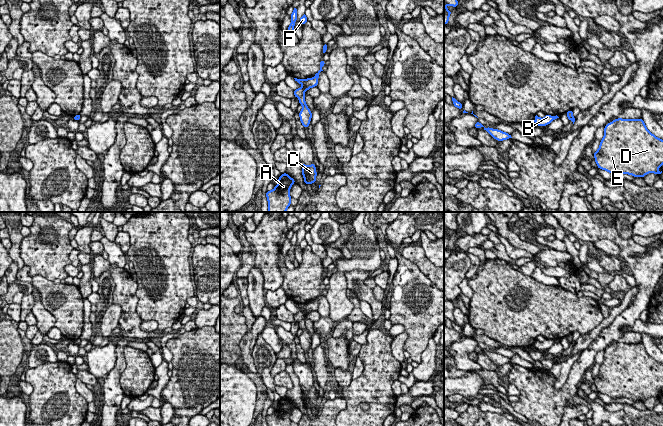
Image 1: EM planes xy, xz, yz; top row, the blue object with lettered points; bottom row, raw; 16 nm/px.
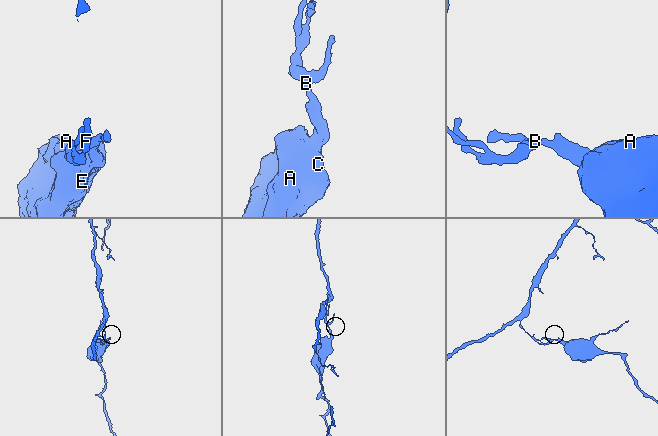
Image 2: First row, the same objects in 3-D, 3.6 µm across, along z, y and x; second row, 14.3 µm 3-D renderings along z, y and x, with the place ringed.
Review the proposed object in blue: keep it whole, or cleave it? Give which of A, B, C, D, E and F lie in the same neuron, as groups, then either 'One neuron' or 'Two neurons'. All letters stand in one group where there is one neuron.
Groups: A C D E / B F. Two neurons

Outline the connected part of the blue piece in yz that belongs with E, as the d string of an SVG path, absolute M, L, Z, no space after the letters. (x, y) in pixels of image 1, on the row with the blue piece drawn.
M618 118L605 126L603 139L593 155L597 167L613 175L628 174L635 178L649 173L660 175L663 139L652 134L642 118Z

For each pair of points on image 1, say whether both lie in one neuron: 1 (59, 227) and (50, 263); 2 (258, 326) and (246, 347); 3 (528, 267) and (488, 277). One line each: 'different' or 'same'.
1: same
2: same
3: different

